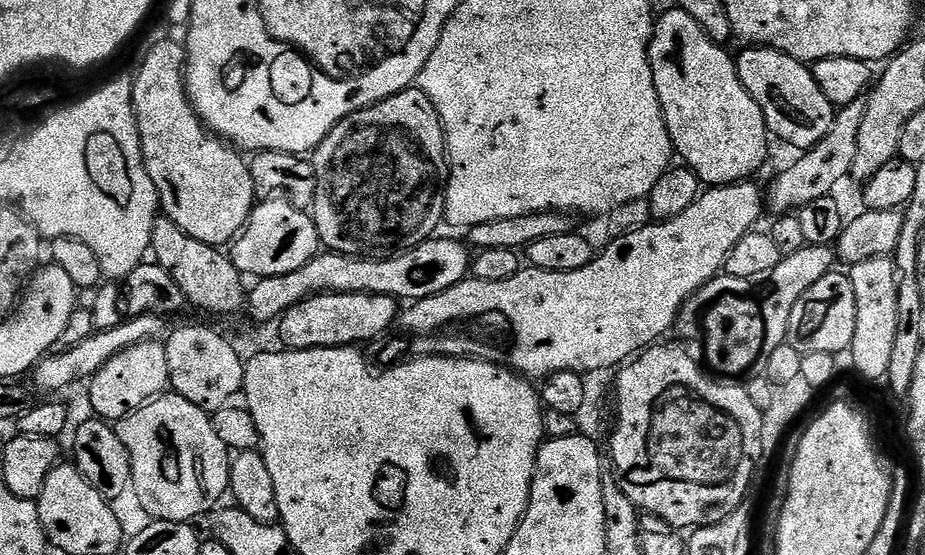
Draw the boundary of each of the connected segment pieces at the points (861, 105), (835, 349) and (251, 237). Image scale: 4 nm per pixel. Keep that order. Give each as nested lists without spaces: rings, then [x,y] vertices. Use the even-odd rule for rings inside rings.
[[[861,98],[850,102],[850,106],[839,109],[834,126],[830,126],[830,134],[822,138],[812,148],[807,149],[769,188],[766,188],[766,204],[776,214],[792,214],[806,202],[814,202],[818,198],[833,195],[836,187],[851,177],[854,166],[854,154],[858,154],[858,130],[862,126],[862,118],[866,118],[867,99]]]
[[[843,271],[828,272],[814,286],[810,286],[798,298],[788,319],[787,344],[802,354],[847,353],[854,342],[854,322],[858,318],[858,306],[854,302],[854,286]]]
[[[278,195],[261,199],[253,208],[246,226],[231,245],[230,255],[236,269],[245,277],[263,278],[302,270],[302,266],[309,264],[321,248],[320,235],[311,215]]]

